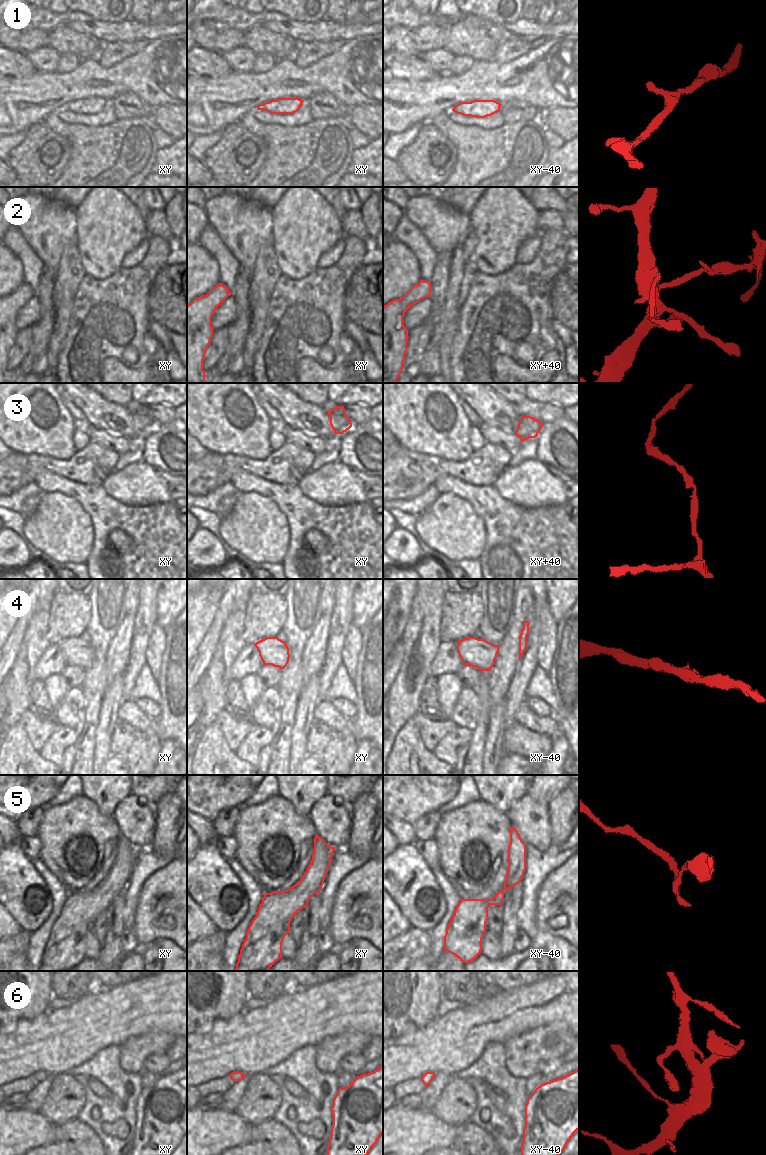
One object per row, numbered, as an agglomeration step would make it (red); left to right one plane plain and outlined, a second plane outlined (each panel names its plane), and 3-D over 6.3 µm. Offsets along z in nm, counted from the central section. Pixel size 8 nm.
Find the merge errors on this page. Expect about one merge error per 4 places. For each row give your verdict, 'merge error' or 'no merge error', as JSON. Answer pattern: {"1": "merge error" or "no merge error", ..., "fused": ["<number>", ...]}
{"1": "no merge error", "2": "merge error", "3": "no merge error", "4": "no merge error", "5": "merge error", "6": "no merge error", "fused": ["2", "5"]}

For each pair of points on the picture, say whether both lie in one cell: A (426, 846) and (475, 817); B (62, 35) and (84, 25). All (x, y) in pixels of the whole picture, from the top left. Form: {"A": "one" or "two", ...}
{"A": "two", "B": "two"}

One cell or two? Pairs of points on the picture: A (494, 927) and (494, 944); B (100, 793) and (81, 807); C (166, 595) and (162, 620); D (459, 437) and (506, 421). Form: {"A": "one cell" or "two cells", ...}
{"A": "two cells", "B": "two cells", "C": "one cell", "D": "two cells"}

